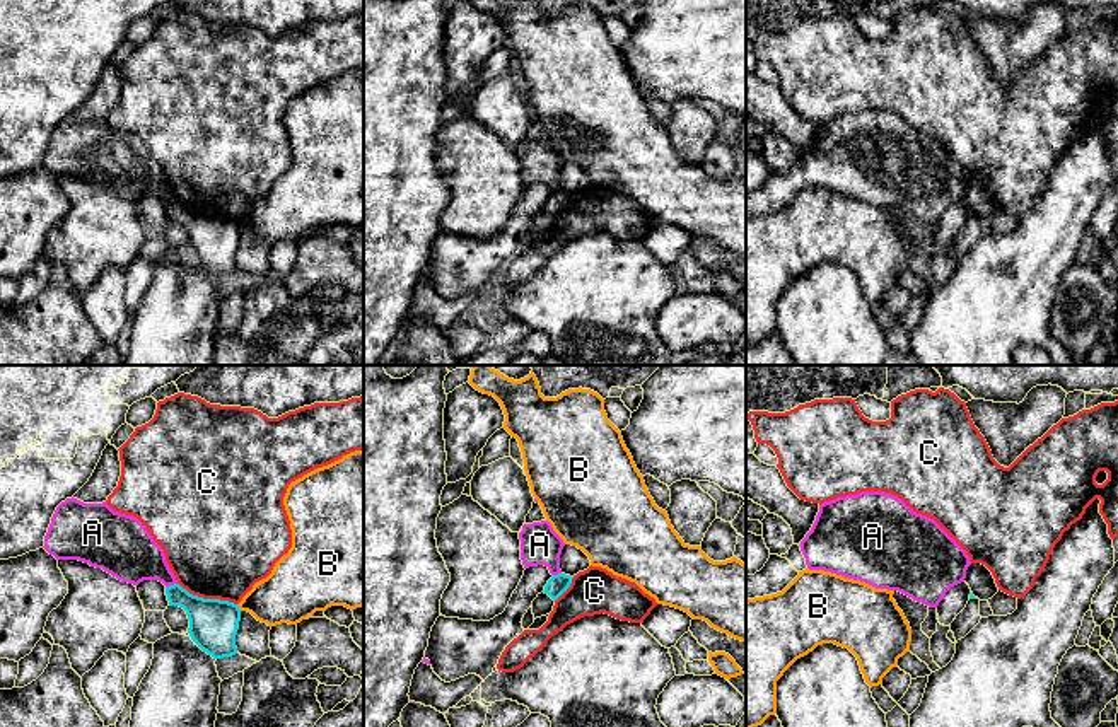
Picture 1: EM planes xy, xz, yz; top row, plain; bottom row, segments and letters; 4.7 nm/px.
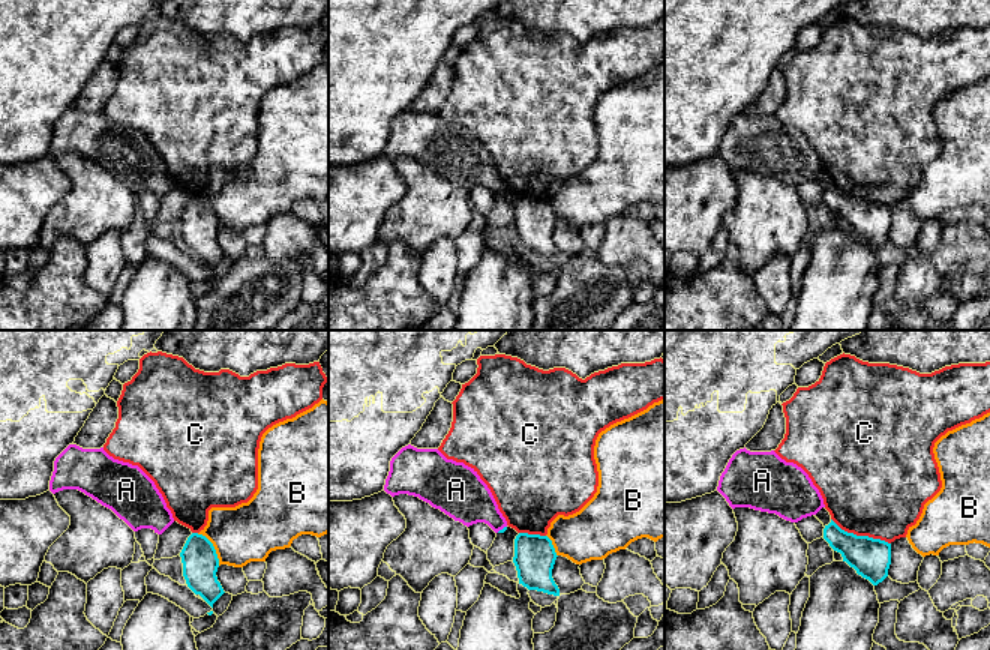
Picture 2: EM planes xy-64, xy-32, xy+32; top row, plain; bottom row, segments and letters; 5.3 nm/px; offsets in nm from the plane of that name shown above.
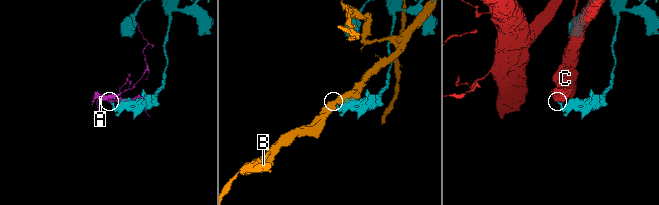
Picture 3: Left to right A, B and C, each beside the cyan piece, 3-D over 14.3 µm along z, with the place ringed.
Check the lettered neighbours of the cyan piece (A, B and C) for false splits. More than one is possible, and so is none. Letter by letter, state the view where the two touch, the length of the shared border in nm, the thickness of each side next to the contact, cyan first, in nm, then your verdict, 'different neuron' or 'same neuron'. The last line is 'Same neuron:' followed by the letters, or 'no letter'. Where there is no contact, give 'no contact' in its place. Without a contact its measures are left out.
A: meets cyan in xy; contact 60 nm long; 200 nm thick on the cyan side, 260 nm on the other; different neuron
B: meets cyan in xy; contact 40 nm long; 240 nm thick on the cyan side, 280 nm on the other; different neuron
C: meets cyan in xy; contact 300 nm long; 240 nm thick on the cyan side, 480 nm on the other; different neuron
Same neuron: no letter

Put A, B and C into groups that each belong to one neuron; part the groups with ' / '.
A / B / C

